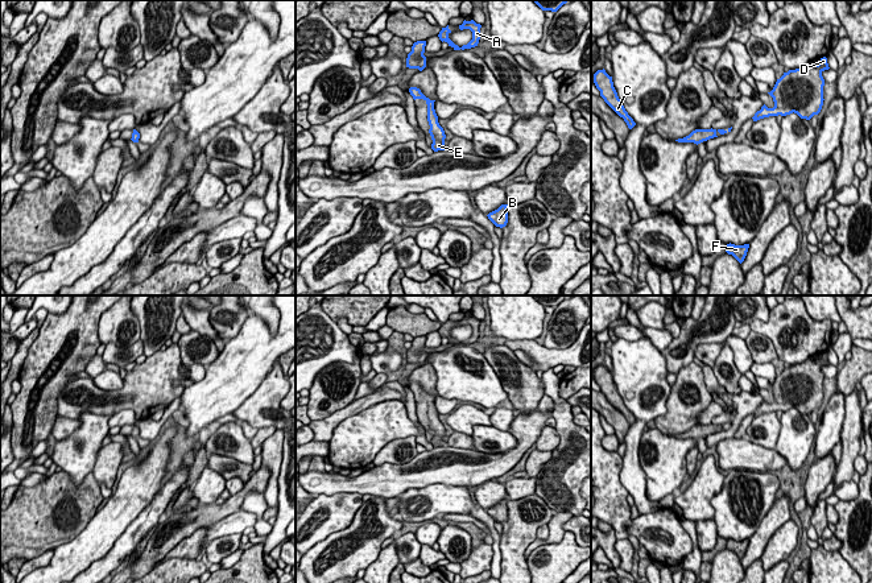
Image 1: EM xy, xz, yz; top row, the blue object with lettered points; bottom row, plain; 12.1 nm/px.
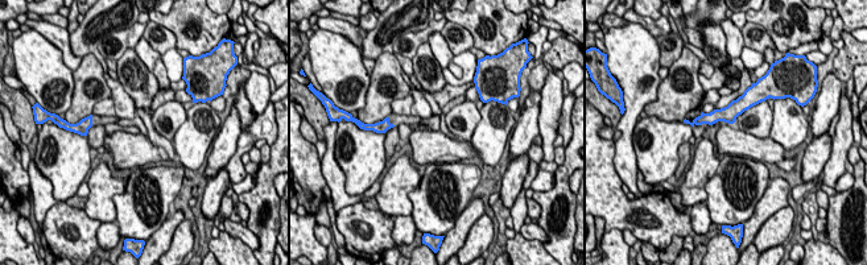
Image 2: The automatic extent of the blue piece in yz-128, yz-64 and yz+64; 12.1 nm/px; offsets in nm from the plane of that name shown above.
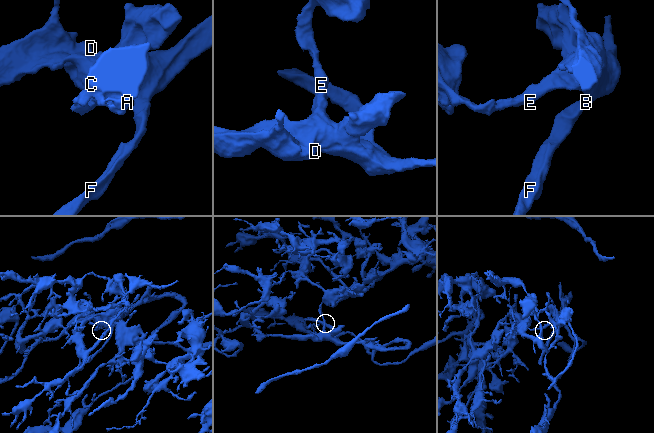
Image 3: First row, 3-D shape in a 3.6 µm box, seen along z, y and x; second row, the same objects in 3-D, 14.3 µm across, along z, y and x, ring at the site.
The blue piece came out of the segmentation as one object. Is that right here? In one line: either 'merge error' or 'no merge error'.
no merge error

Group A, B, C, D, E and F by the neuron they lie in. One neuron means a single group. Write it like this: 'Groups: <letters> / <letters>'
Groups: A B C D E F

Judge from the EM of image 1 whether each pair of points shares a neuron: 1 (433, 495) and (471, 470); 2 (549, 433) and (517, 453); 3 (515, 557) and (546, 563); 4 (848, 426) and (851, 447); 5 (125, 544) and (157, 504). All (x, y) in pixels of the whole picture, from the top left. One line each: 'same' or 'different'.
1: different
2: different
3: different
4: same
5: same

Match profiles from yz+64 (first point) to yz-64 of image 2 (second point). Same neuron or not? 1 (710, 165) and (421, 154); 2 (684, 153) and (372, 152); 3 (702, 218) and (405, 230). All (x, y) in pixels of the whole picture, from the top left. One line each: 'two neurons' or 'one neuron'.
1: two neurons
2: two neurons
3: one neuron

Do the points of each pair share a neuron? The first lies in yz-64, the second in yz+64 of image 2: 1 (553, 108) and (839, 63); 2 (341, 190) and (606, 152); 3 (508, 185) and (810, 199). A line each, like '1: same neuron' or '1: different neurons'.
1: different neurons
2: different neurons
3: different neurons

